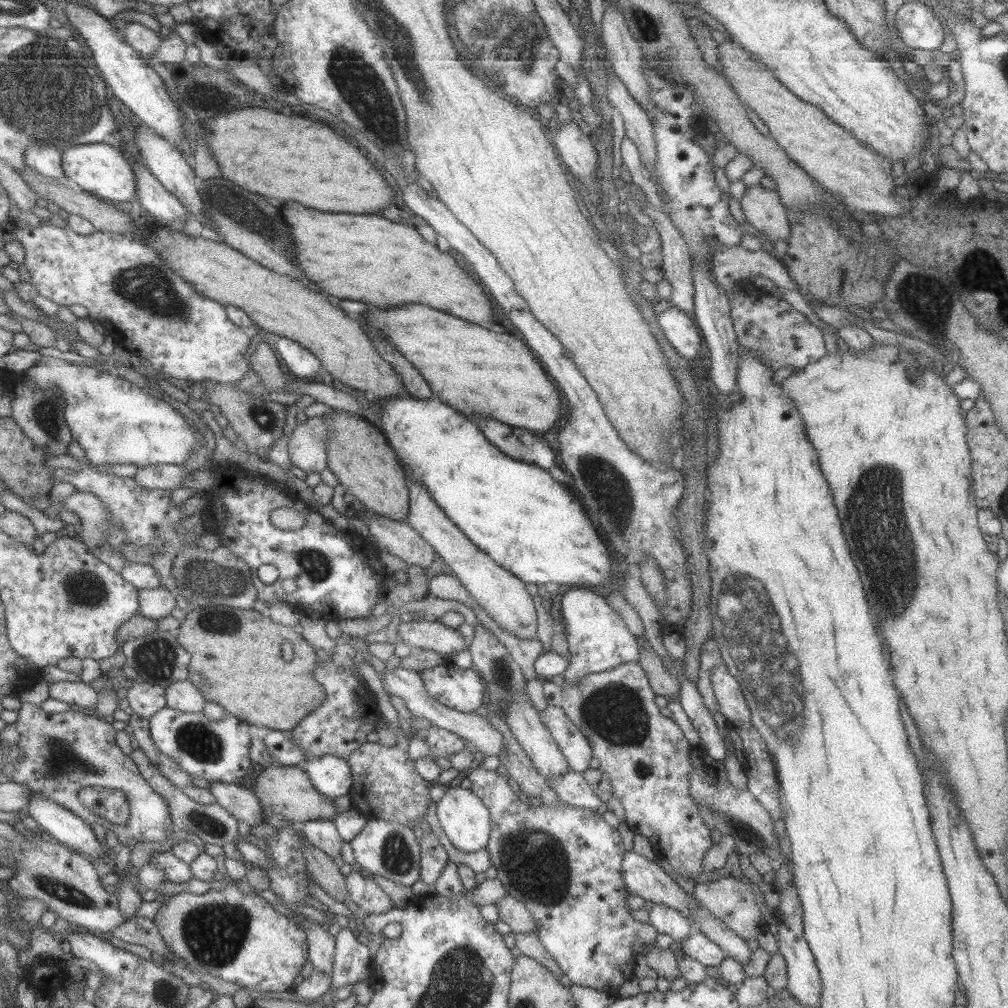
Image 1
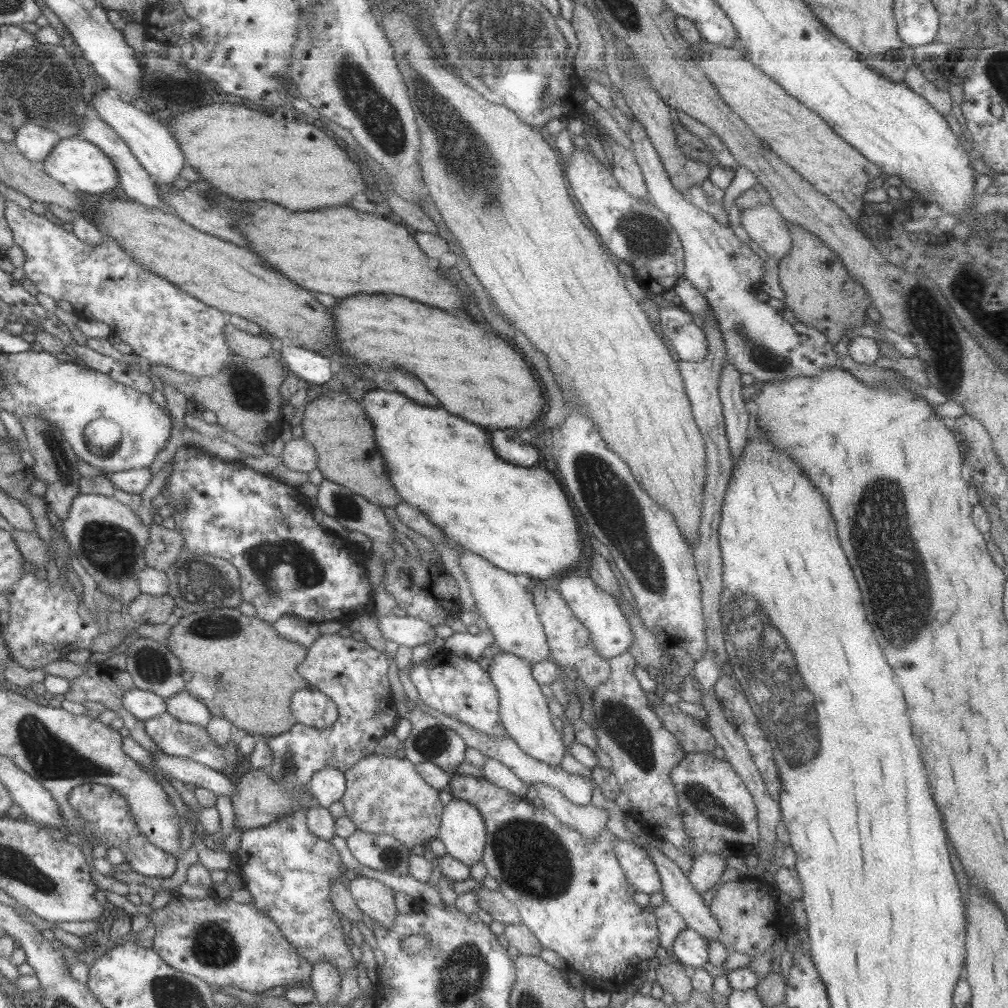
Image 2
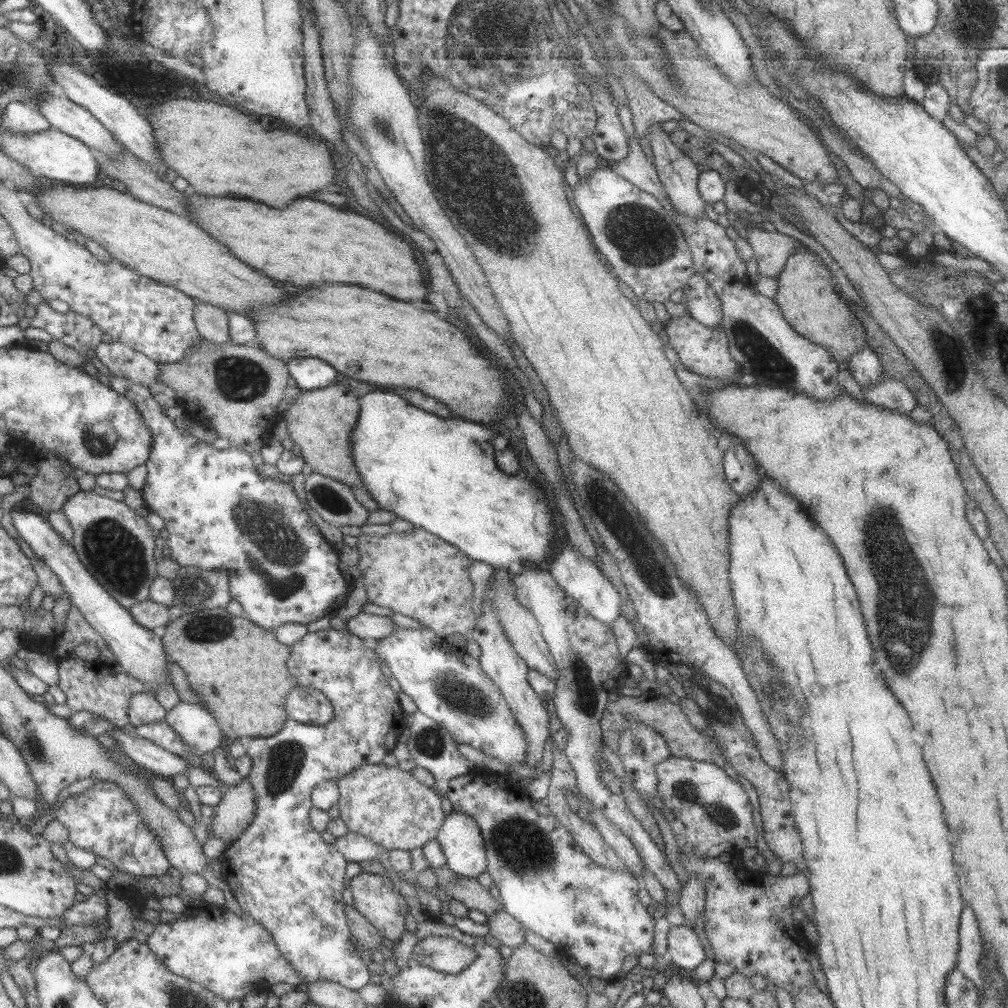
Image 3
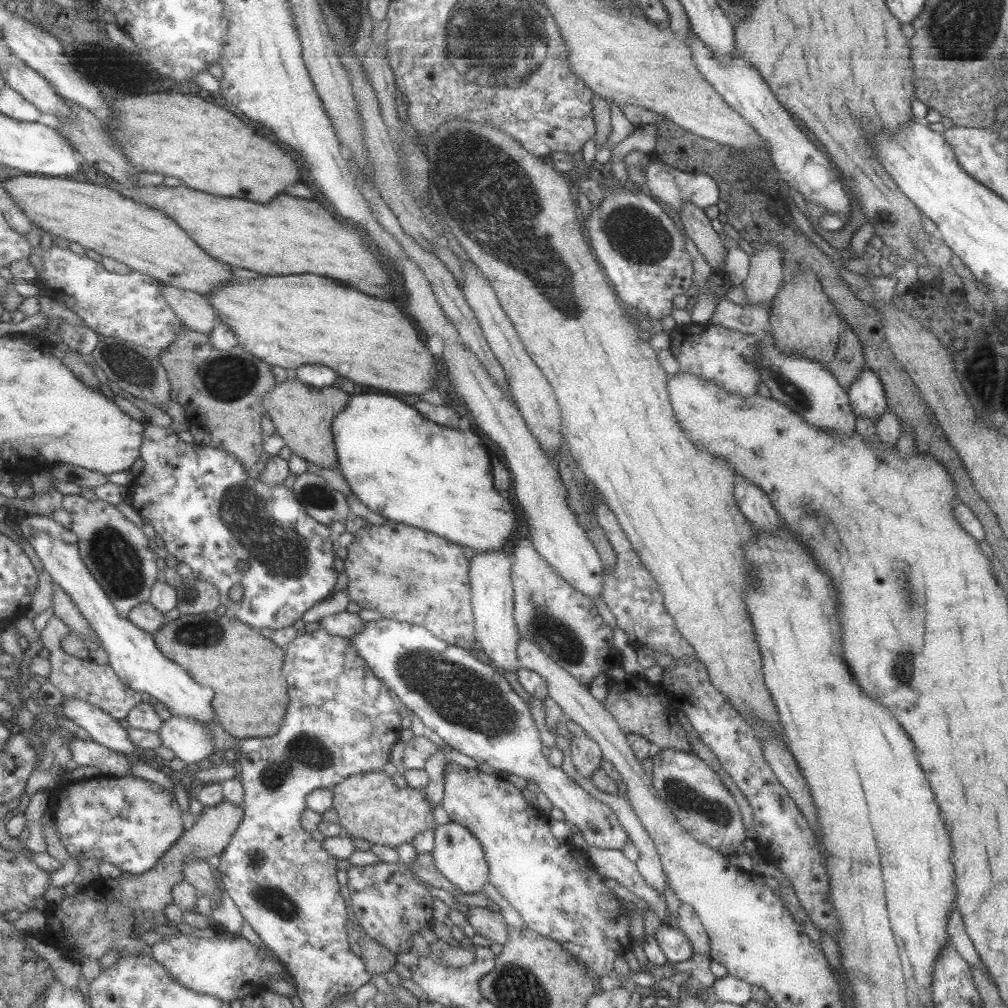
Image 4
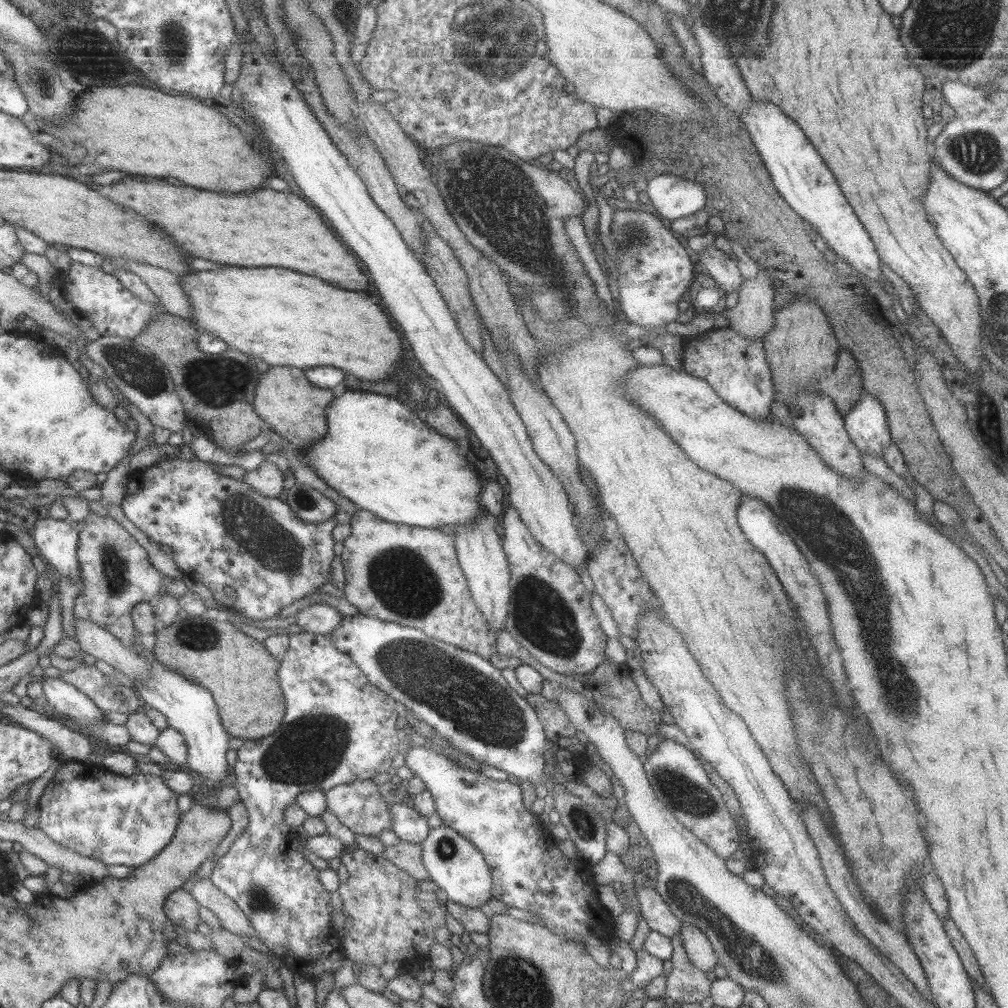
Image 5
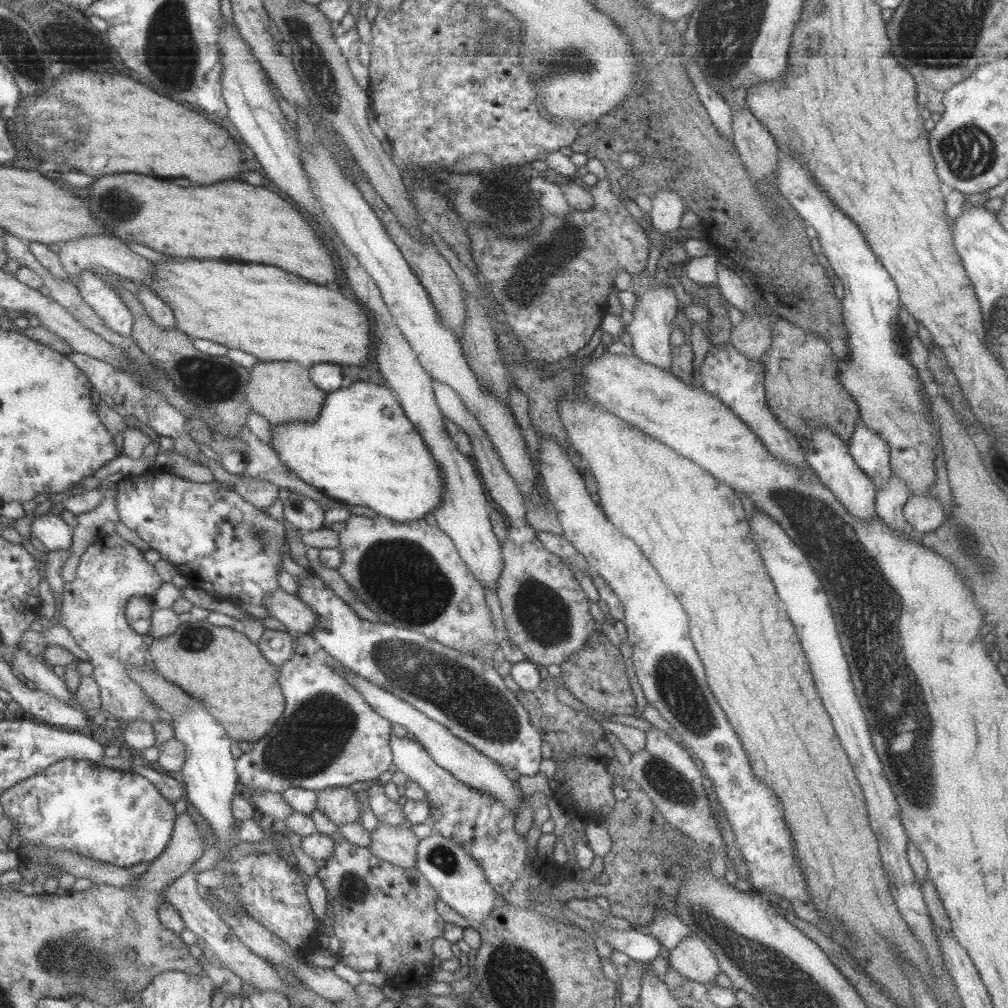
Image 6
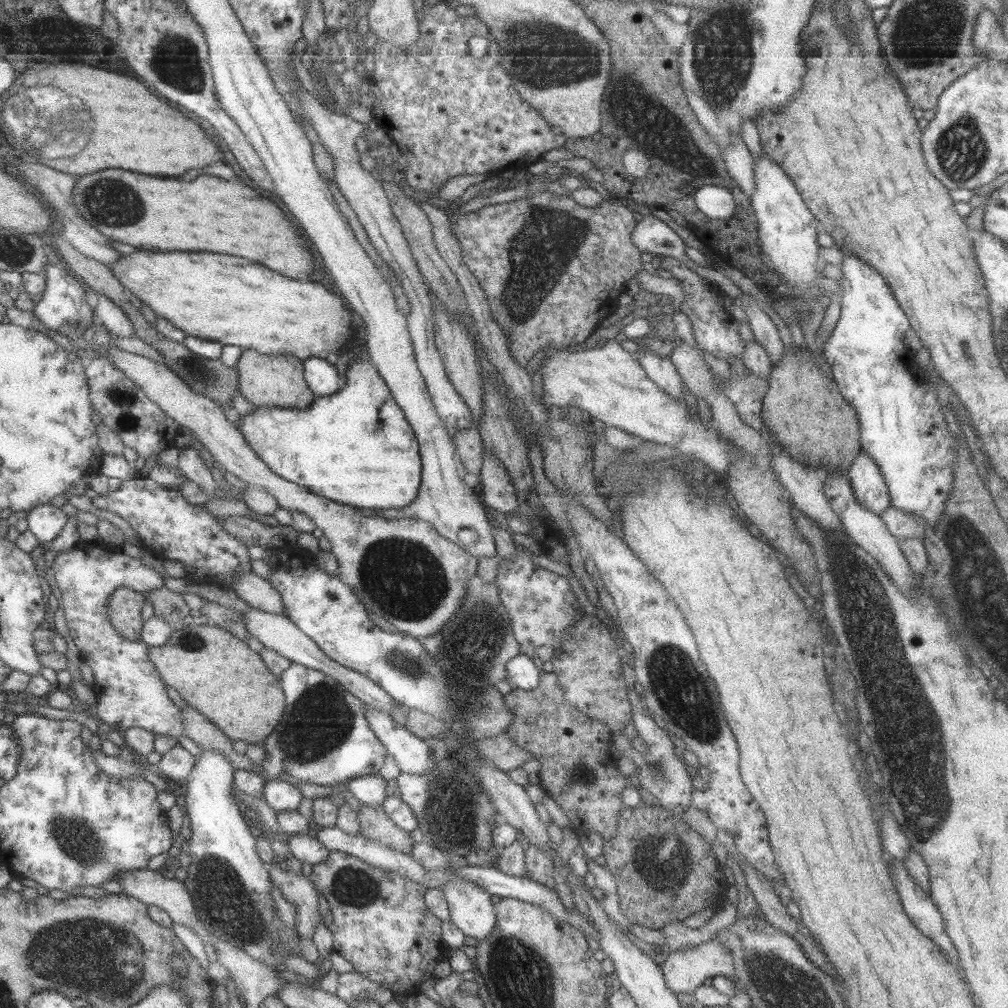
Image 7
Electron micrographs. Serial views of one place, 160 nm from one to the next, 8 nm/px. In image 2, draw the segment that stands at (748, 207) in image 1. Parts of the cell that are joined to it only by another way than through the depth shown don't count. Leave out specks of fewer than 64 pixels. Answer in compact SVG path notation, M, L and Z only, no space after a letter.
M769 202L742 210L740 224L749 238L757 244L769 259L779 262L787 255L792 245L790 232L783 225L782 216Z

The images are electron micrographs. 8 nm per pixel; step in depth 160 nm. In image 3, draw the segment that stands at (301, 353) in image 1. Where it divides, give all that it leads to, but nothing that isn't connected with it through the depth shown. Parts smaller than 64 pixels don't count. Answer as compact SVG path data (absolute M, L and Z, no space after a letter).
M290 358L286 362L288 375L300 389L313 390L333 385L337 372L317 358Z

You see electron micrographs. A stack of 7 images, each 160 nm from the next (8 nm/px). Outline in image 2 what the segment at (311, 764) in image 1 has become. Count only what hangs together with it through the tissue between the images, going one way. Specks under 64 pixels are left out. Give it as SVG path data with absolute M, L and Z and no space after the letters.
M326 766L313 774L307 787L314 804L327 808L329 804L339 801L344 793L344 773Z

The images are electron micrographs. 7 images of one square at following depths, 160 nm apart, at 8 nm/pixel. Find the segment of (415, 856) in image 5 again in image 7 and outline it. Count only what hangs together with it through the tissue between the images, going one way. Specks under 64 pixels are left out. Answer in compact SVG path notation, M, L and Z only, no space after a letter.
M360 803L357 810L358 832L369 840L380 842L397 852L410 854L413 839L409 832L395 826L383 812L382 807L372 807Z

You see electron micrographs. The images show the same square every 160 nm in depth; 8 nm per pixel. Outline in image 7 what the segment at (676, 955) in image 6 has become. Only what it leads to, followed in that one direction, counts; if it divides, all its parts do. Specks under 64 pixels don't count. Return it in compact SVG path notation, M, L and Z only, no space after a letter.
M713 939L703 942L697 947L687 947L687 949L671 951L668 956L660 959L660 970L669 991L681 998L691 994L698 986L709 983L713 977L734 978L735 974L729 950Z

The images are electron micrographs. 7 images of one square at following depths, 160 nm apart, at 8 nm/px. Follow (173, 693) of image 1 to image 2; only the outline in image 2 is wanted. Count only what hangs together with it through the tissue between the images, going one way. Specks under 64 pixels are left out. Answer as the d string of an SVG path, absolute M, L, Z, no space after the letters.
M184 691L165 698L165 702L166 711L181 722L206 728L209 719L212 717L212 714L202 702Z

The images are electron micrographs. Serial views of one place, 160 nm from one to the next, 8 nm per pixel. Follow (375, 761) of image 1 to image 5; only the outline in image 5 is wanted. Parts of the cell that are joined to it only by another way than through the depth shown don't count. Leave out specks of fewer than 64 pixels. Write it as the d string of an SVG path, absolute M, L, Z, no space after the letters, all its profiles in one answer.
M354 780L347 784L338 784L328 788L324 792L326 810L331 812L343 826L346 826L353 834L365 836L379 836L381 830L390 829L390 812L388 812L389 800L385 801L381 794L377 793L379 786L370 780Z

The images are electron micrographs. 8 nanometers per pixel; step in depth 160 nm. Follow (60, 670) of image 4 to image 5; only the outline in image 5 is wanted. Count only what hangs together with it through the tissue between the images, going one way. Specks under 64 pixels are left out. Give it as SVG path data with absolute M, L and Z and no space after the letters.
M82 661L72 671L60 673L58 678L86 694L101 711L122 712L127 715L135 712L141 702L131 688L106 684L104 675L94 665L84 665Z

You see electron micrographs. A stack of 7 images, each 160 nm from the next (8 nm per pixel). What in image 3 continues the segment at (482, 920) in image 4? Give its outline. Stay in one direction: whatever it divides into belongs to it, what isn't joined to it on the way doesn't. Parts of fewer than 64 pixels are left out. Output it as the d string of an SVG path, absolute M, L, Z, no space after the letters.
M504 910L495 911L493 914L486 915L486 918L484 924L487 925L491 936L501 945L513 949L525 943L525 930L522 924Z

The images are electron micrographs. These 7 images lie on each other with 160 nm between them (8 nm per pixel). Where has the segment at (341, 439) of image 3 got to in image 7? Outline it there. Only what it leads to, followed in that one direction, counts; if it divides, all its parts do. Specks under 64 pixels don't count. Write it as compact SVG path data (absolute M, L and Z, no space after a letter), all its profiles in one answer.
M244 349L234 369L238 376L238 392L255 407L307 408L313 400L314 394L302 373L302 360L291 354L261 354Z

